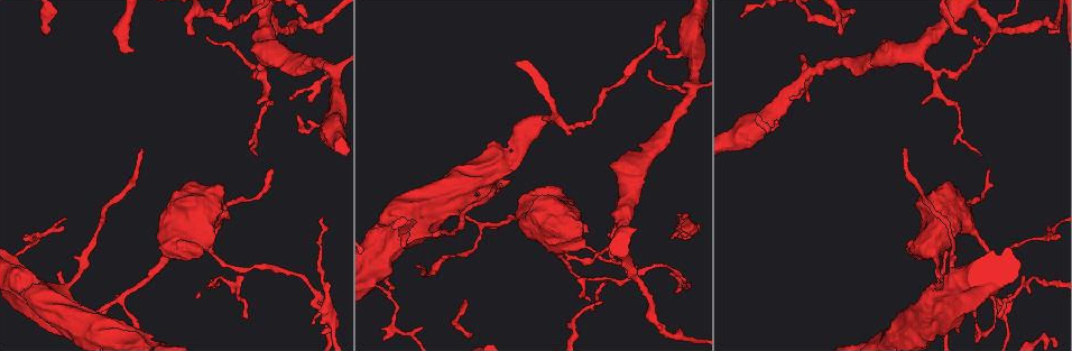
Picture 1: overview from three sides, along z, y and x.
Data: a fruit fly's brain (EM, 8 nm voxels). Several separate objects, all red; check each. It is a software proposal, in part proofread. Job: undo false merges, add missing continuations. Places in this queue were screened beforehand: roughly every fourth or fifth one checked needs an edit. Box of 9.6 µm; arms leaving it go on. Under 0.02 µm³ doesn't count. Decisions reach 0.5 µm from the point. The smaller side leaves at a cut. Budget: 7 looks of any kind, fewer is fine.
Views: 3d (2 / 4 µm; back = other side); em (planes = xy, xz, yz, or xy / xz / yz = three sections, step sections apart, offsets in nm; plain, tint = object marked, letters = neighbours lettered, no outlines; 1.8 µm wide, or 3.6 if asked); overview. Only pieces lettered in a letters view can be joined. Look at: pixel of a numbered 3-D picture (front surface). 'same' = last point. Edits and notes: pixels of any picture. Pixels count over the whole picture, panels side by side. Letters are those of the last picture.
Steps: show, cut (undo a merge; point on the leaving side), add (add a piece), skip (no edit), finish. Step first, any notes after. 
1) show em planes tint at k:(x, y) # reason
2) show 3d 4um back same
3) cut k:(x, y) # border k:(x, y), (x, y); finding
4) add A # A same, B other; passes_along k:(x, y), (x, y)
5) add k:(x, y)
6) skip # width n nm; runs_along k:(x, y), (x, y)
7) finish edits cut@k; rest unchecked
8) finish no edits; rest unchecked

show 3d 4um at 1:(907, 148) # end of a long branch

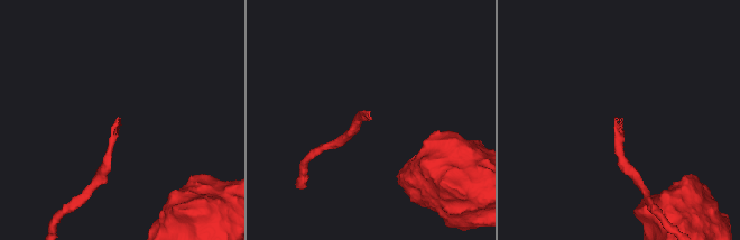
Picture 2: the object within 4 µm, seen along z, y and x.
show em planes letters at 2:(119, 118) # now the EM

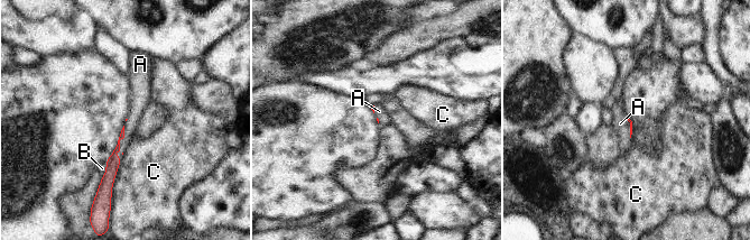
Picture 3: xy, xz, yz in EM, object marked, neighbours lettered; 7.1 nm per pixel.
add A # A same, B other, C other; passes_along 3:(112, 164), (119, 142), (135, 112); it goes on there

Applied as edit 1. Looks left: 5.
show em 3.6um planes letters at 1:(976, 233) # thick turns thin

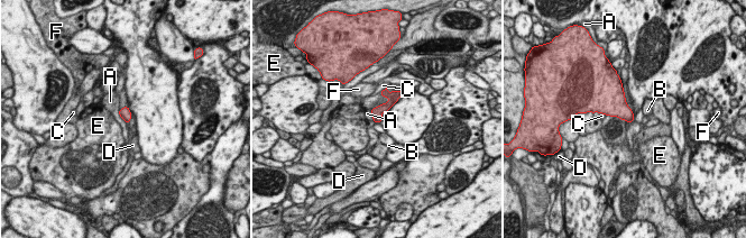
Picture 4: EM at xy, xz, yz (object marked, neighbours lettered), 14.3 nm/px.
skip # width 160 nm; A other, B other, C other, D other, E other, F other; all the same neuron

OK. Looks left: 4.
finish edits add@3; rest unchecked

